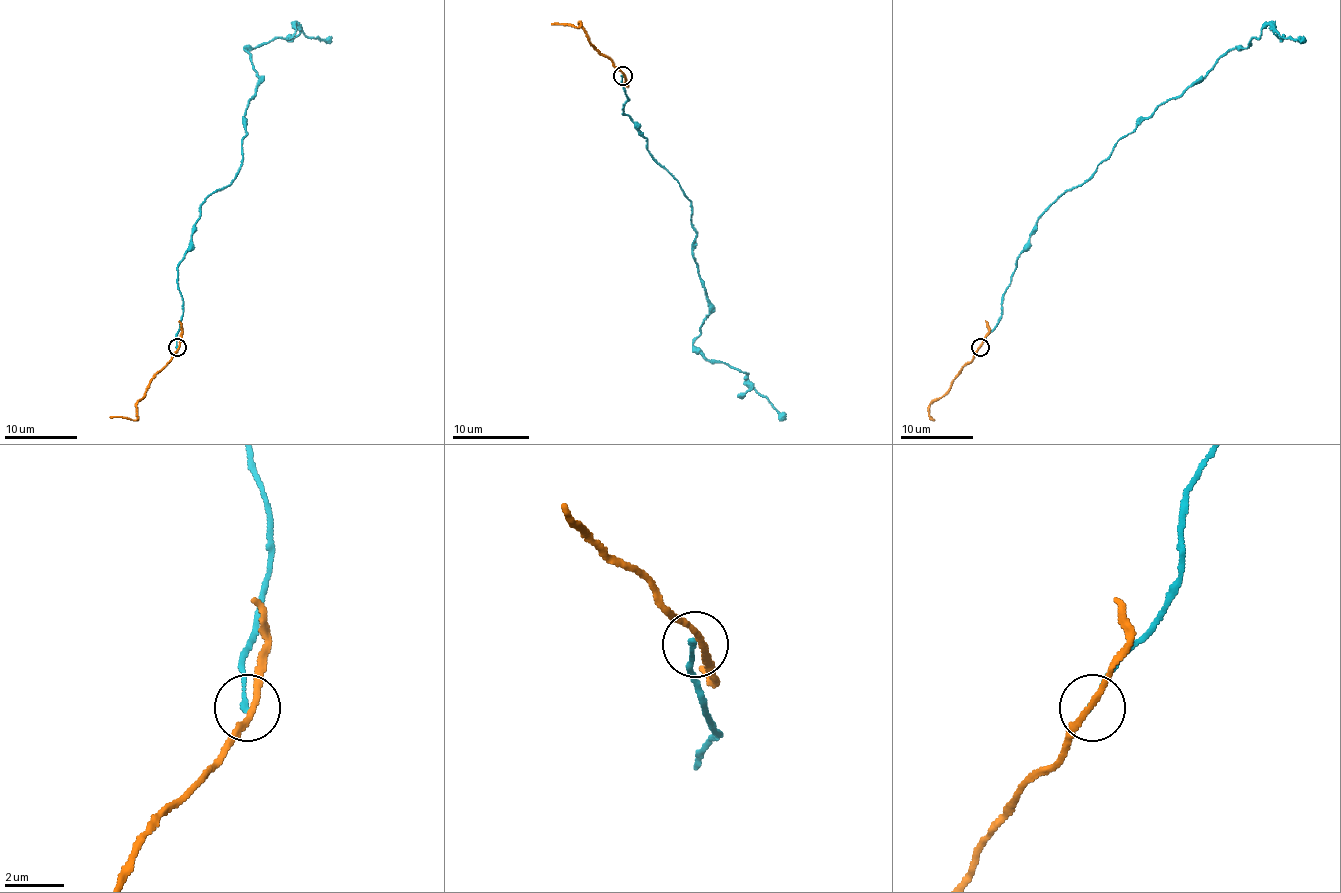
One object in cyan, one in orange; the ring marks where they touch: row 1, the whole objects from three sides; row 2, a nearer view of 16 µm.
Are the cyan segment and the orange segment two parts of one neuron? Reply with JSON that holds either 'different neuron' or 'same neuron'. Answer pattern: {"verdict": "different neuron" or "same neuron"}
{"verdict": "different neuron"}

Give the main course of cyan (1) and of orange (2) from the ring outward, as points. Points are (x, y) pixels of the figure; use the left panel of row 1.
1: (177, 347), (177, 267), (200, 204), (242, 165), (258, 83), (244, 49), (296, 25), (330, 40)
2: (179, 347), (137, 403), (137, 417), (110, 416)

